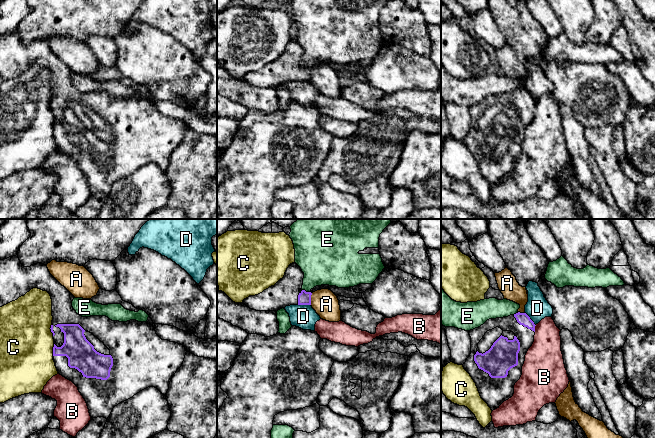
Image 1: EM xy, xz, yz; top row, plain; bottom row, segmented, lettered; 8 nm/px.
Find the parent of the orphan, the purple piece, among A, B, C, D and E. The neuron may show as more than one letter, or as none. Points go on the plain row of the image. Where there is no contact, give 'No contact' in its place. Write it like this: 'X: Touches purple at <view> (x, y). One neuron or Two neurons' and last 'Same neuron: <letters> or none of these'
A: Touches purple at xz (310, 75). Two neurons
B: Touches purple at yz (534, 104). Two neurons
C: Touches purple at xy (53, 126). Two neurons
D: Touches purple at xz (304, 80). Two neurons
E: Touches purple at xz (305, 67). Two neurons
Same neuron: none of these

